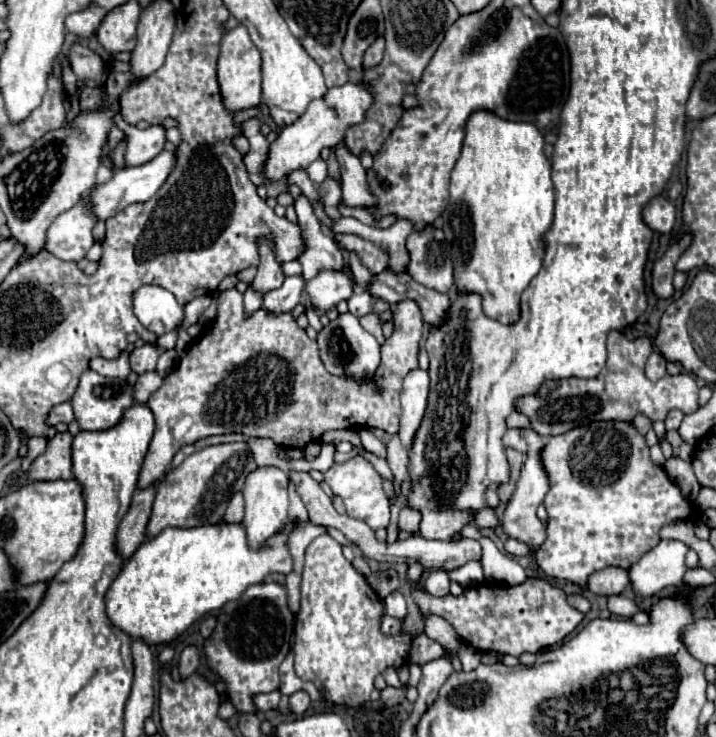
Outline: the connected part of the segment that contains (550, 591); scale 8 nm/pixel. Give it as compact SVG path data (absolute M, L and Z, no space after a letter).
M527 578L517 586L471 586L461 596L441 596L435 598L425 590L415 588L413 598L425 614L443 616L459 634L459 638L473 648L487 652L495 650L499 654L521 656L523 652L539 652L553 644L559 644L569 636L583 620L583 614L567 602L567 594L541 578Z

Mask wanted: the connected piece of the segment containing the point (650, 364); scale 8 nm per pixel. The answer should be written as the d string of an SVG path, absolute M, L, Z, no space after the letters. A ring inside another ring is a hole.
M653 352L651 356L649 356L649 360L647 360L647 366L645 366L645 376L649 378L649 380L659 380L659 378L663 378L667 372L665 372L665 364L667 364L667 360L659 354L659 352Z

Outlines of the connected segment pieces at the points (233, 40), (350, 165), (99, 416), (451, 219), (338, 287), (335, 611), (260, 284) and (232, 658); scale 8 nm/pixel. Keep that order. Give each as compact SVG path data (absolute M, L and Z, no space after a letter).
M237 26L221 38L221 54L217 60L217 78L223 96L223 106L229 112L251 108L261 104L261 56L249 38L245 26Z
M343 142L337 146L337 160L341 166L341 180L343 180L343 198L341 202L349 208L377 208L377 196L369 190L367 174L361 166L361 160L353 156Z
M85 370L79 380L79 388L73 394L71 404L73 404L75 420L79 422L81 430L109 430L117 426L123 420L125 412L135 404L133 386L127 380L105 378L93 370Z
M475 110L465 126L461 156L451 172L449 202L441 214L445 238L451 242L455 286L483 296L483 312L503 324L513 324L519 312L519 296L541 268L545 254L543 234L553 220L555 188L551 180L551 162L543 152L543 134L531 122L511 122L489 110Z
M319 272L307 282L305 290L311 298L311 304L319 310L329 310L353 294L351 280L343 272Z
M329 534L317 536L305 550L305 568L301 580L301 608L297 612L295 624L295 672L301 680L313 682L325 700L333 704L357 706L369 702L373 692L375 676L383 674L387 668L401 668L411 650L413 636L407 632L397 632L395 636L385 636L381 632L381 620L385 616L385 608L381 598L369 586L365 576L357 572L351 562L343 556L341 544L333 540Z
M261 238L259 244L259 256L261 256L261 264L259 264L259 270L257 270L257 276L253 280L253 288L259 290L259 292L269 292L269 290L275 290L283 284L285 280L285 274L281 270L281 264L277 262L275 258L275 250L273 250L273 242L269 238Z
M277 582L249 586L239 600L221 608L211 638L205 640L209 668L227 684L233 706L241 712L255 712L251 698L259 692L279 690L279 666L289 654L293 614L287 608L287 590Z

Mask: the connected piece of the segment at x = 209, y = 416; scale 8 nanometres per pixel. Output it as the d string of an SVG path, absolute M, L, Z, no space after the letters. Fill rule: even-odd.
M237 288L225 290L217 298L217 316L213 324L187 348L185 356L179 358L171 374L163 378L163 384L147 400L147 408L155 416L155 434L141 466L139 488L145 484L157 482L171 458L185 444L195 444L201 438L213 434L231 434L241 432L249 438L271 438L281 448L305 448L311 442L319 442L327 430L353 430L353 428L381 428L389 434L399 430L399 392L401 382L409 370L417 368L417 352L423 334L421 310L413 300L403 300L391 306L393 334L381 344L381 364L375 370L373 378L355 380L341 378L331 372L321 362L319 346L311 340L303 328L299 328L291 312L273 314L265 308L259 308L251 316L245 316L243 294Z

